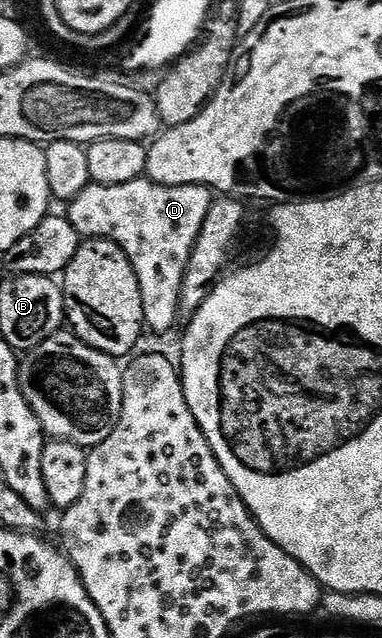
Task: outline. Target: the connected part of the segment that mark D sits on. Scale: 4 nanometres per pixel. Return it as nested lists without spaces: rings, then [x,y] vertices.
[[[140,178],[133,182],[125,182],[121,186],[105,186],[104,184],[90,183],[66,205],[65,215],[69,223],[73,226],[73,230],[79,232],[80,237],[89,240],[111,240],[117,246],[121,246],[121,250],[125,252],[125,258],[129,258],[129,262],[133,266],[133,274],[137,274],[137,282],[141,286],[141,310],[143,311],[143,322],[148,329],[151,328],[155,332],[167,332],[174,326],[175,320],[179,315],[179,298],[181,296],[181,282],[185,276],[185,266],[188,265],[189,258],[193,252],[193,246],[197,240],[197,234],[201,232],[201,226],[205,224],[205,214],[209,212],[209,206],[213,199],[212,189],[207,188],[203,184],[190,184],[189,186],[165,186],[158,184],[146,178]]]

